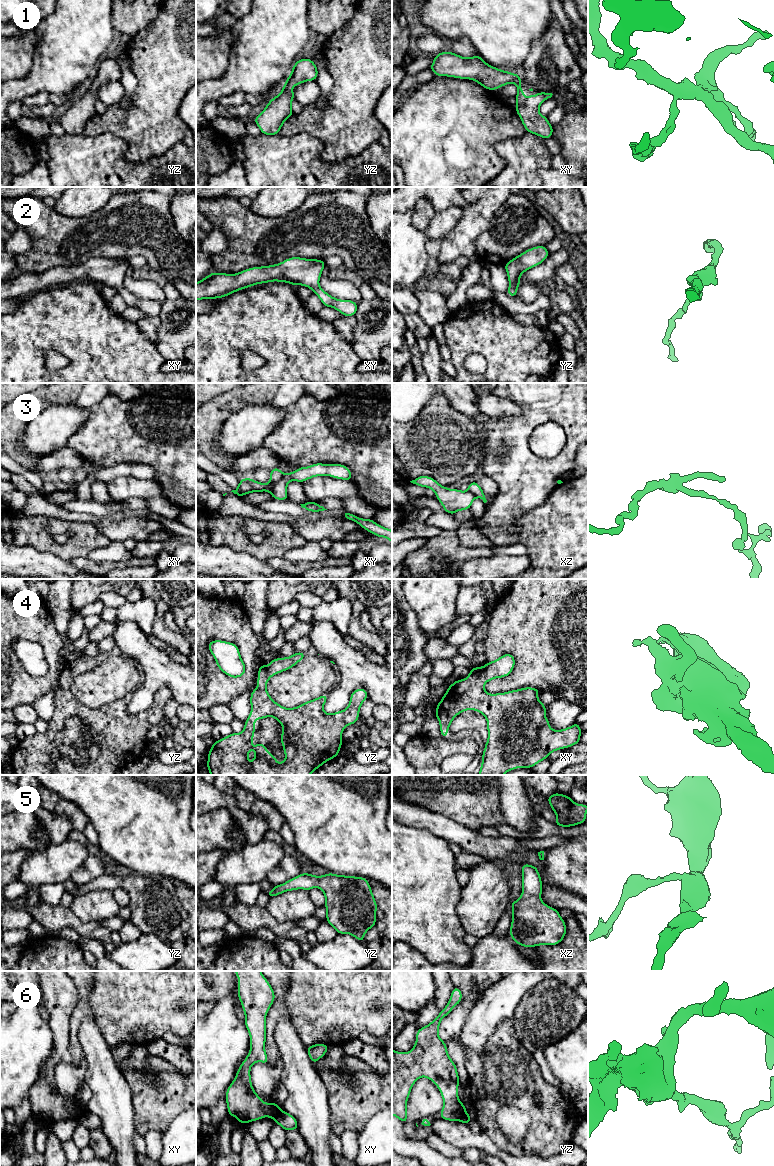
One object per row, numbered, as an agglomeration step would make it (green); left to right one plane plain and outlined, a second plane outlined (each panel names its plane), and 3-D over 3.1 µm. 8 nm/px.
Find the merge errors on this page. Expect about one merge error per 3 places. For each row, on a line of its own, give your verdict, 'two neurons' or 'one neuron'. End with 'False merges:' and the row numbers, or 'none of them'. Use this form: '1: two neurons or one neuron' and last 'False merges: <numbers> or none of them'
1: one neuron
2: one neuron
3: two neurons
4: one neuron
5: one neuron
6: two neurons
False merges: 3, 6

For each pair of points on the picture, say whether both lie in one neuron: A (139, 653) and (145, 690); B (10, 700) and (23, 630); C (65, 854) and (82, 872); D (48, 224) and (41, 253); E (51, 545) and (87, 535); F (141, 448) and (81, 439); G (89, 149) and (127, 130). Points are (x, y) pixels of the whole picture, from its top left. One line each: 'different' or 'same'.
A: same
B: same
C: different
D: same
E: same
F: same
G: different

